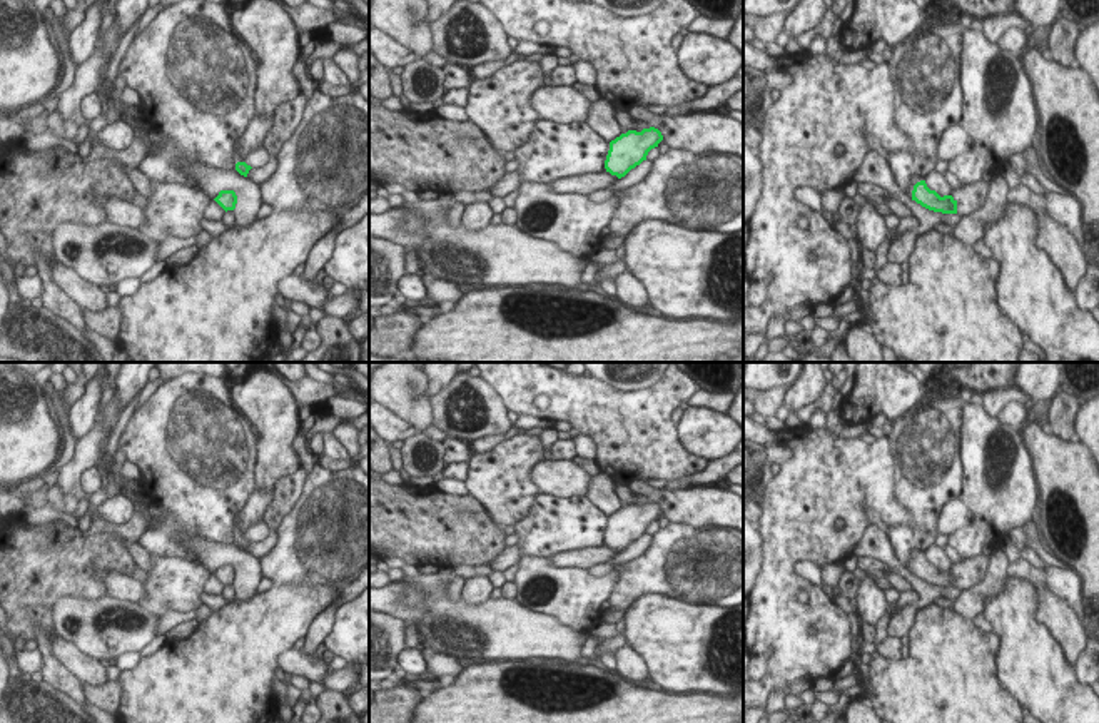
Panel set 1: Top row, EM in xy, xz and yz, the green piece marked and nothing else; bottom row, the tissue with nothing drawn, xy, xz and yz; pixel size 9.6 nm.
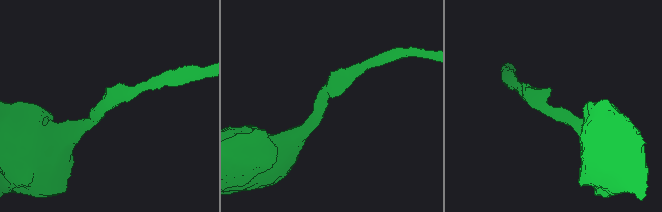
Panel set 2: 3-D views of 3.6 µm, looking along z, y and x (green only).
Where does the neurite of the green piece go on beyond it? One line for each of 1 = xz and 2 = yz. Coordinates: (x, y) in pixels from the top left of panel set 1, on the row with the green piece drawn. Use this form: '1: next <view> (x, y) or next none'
1: next none
2: next none

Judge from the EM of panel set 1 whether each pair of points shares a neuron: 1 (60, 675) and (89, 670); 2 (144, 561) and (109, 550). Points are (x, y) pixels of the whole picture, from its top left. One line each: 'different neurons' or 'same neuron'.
1: different neurons
2: different neurons

